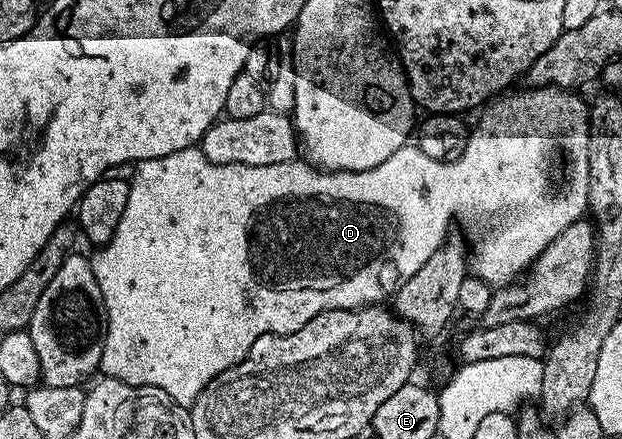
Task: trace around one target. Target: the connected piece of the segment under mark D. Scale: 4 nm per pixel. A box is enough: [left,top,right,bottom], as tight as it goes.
[91,86,589,409]

